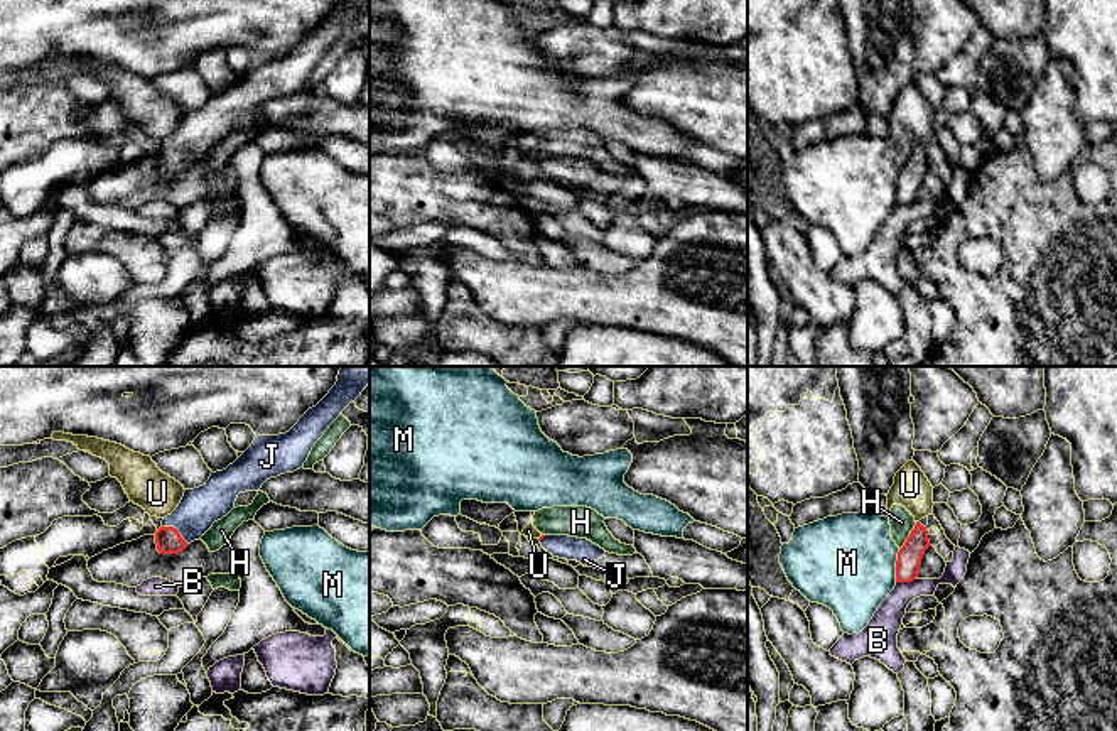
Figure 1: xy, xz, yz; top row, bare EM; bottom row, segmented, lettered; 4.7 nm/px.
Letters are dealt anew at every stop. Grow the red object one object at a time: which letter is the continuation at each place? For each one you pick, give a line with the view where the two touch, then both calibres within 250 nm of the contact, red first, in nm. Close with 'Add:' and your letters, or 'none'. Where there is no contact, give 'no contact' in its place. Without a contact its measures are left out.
J: xy | 120/190 nm
Add: J

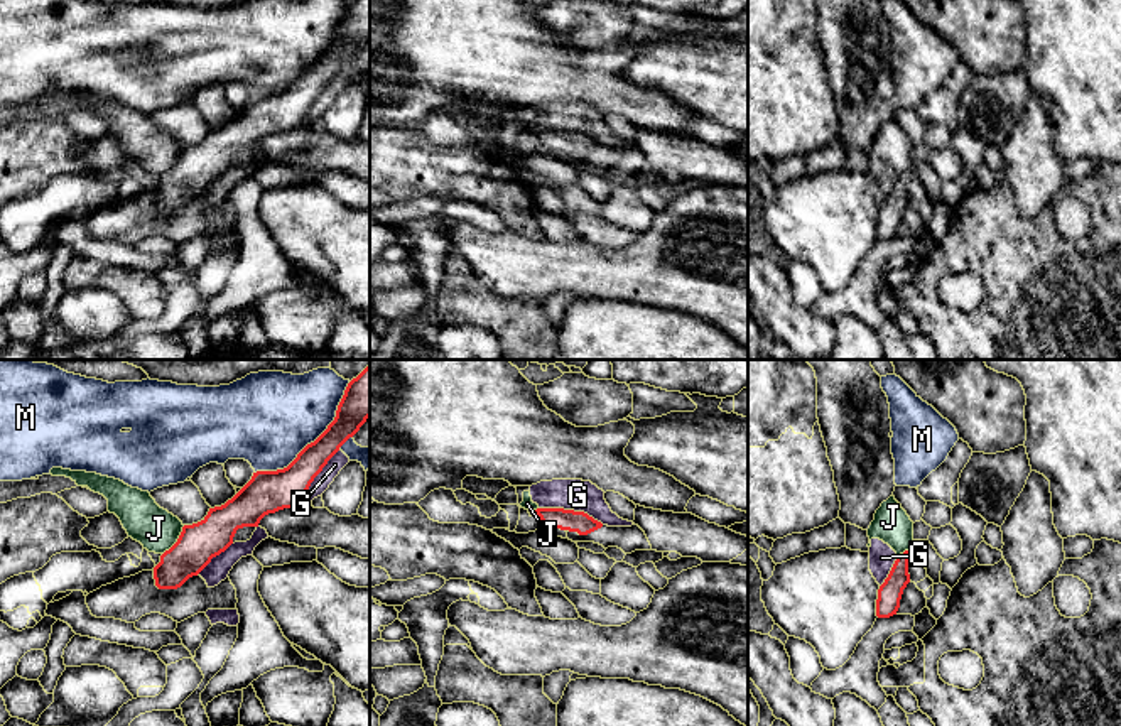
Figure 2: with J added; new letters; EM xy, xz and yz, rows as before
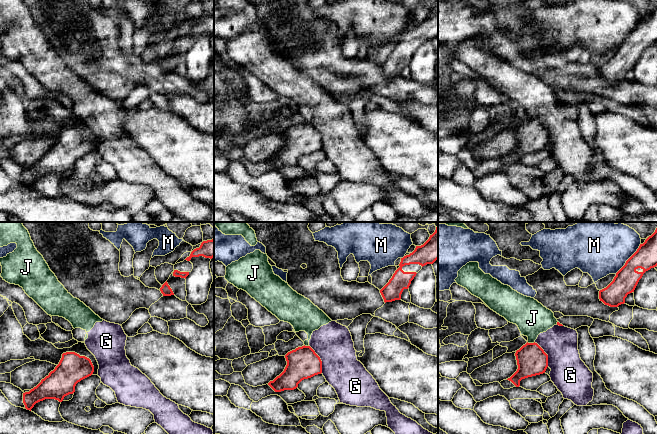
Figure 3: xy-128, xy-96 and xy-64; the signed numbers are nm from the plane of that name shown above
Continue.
Add: none

